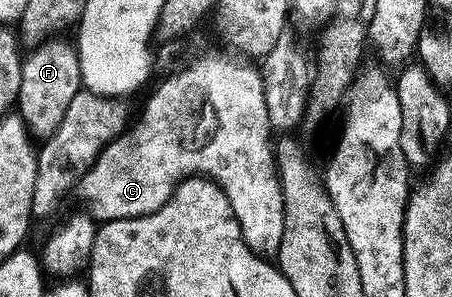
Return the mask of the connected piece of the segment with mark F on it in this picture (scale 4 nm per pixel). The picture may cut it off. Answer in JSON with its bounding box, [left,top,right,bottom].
[18,38,86,138]

